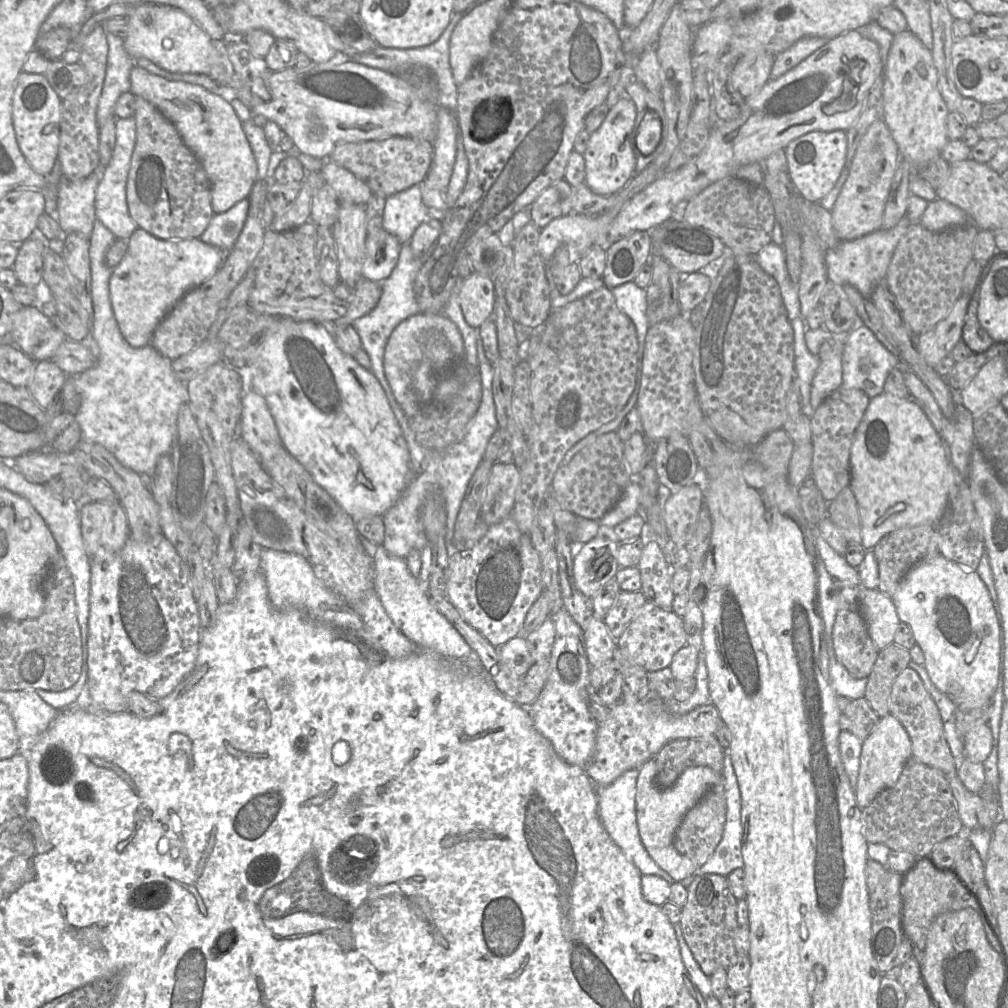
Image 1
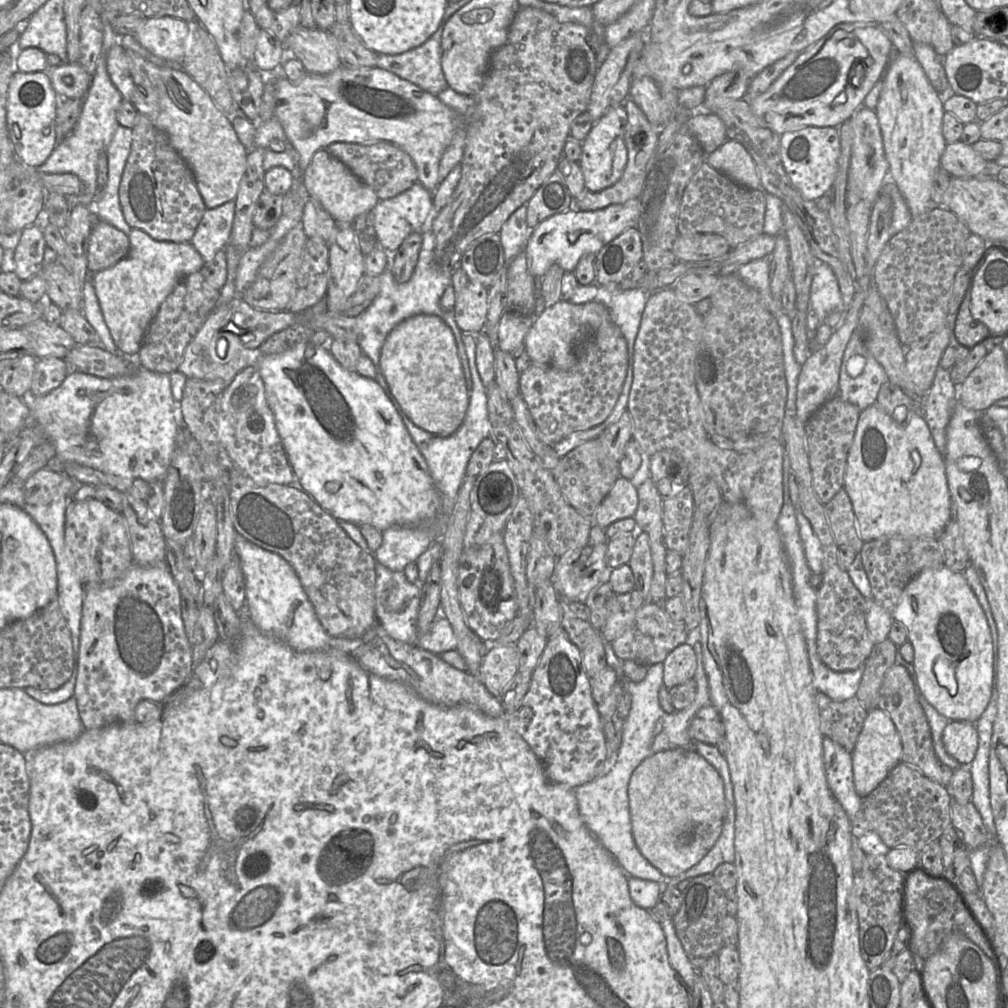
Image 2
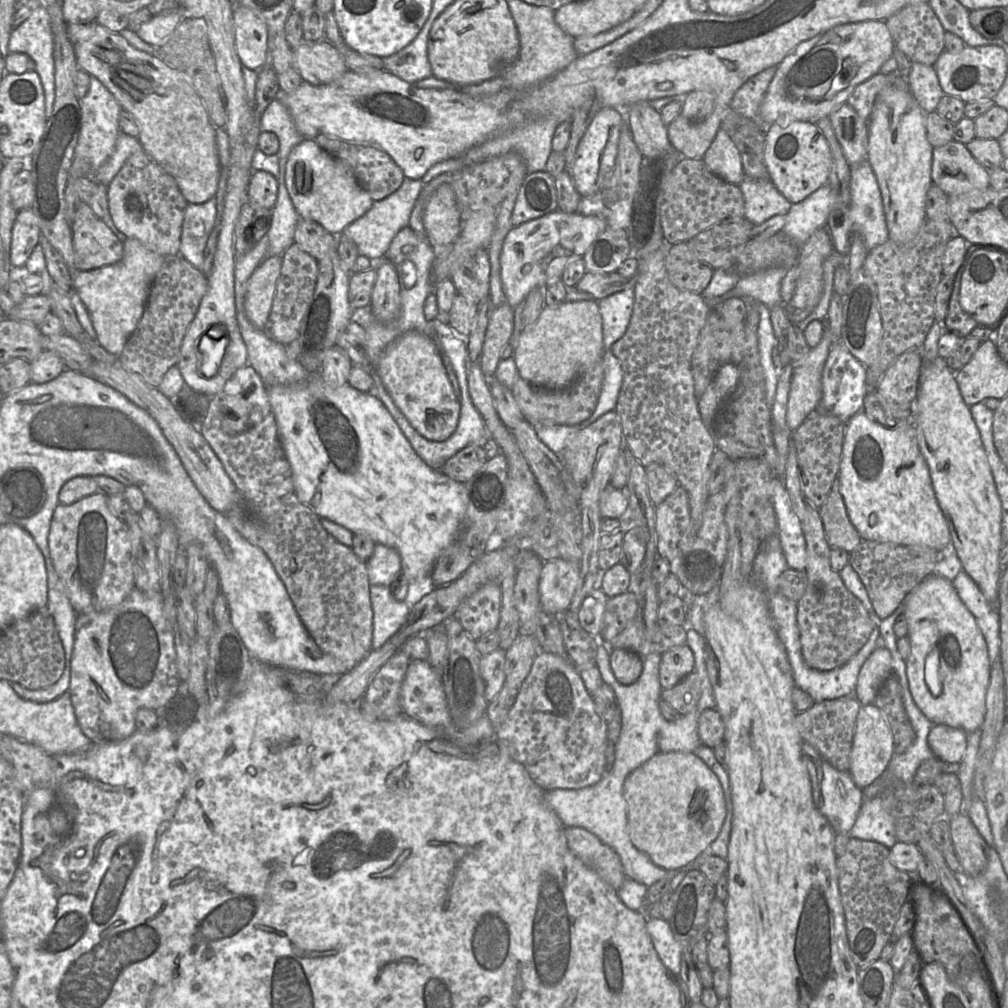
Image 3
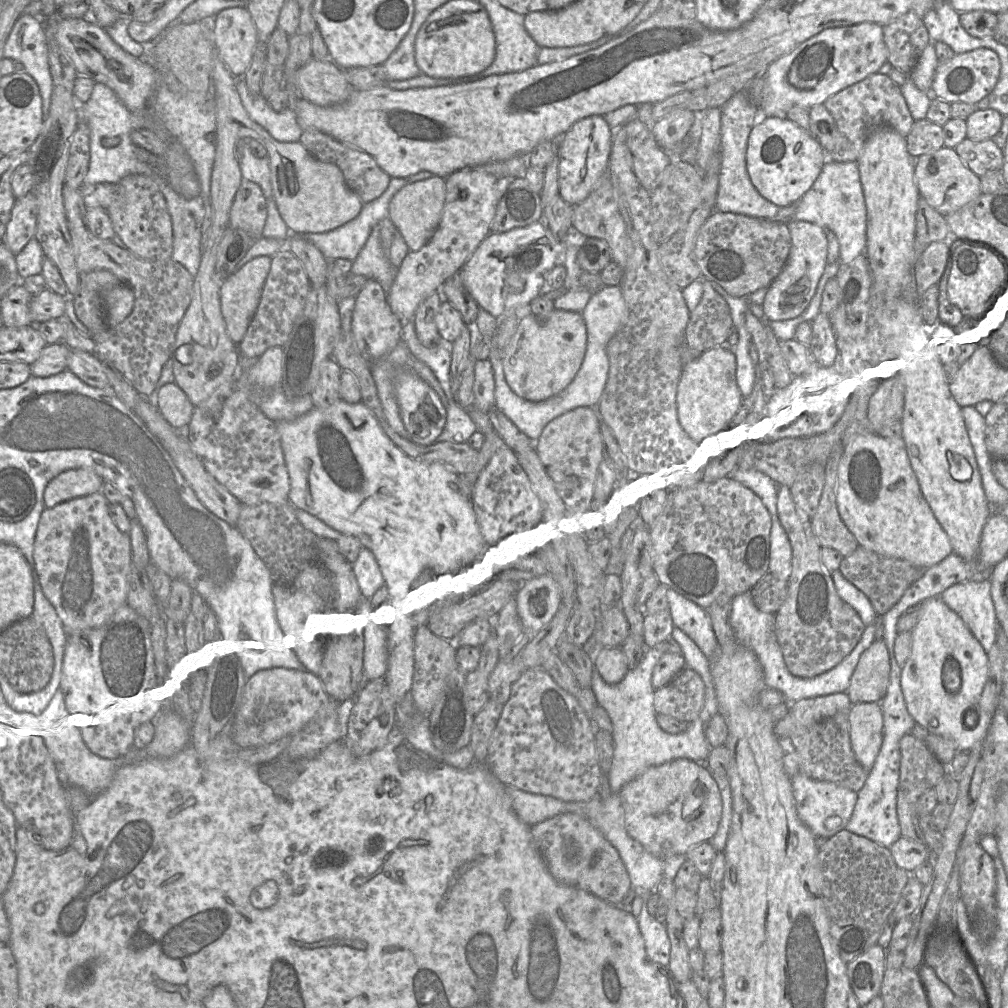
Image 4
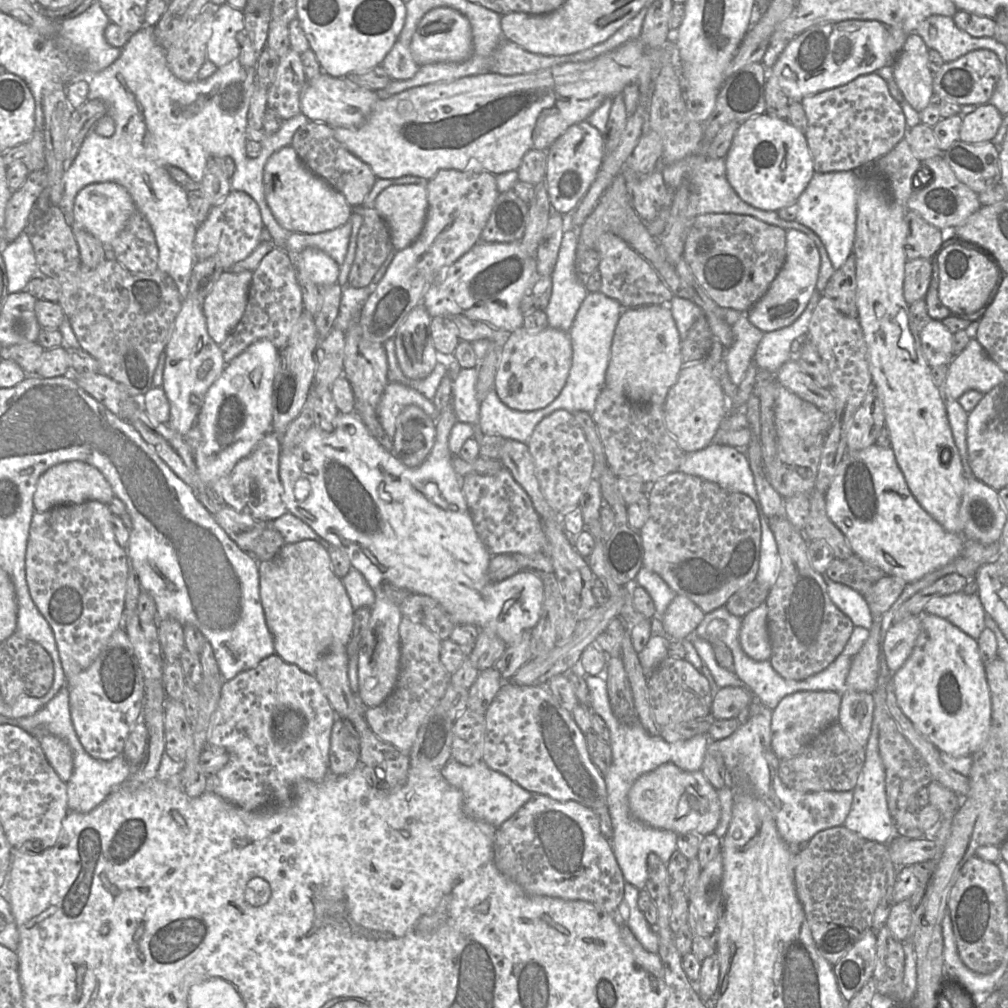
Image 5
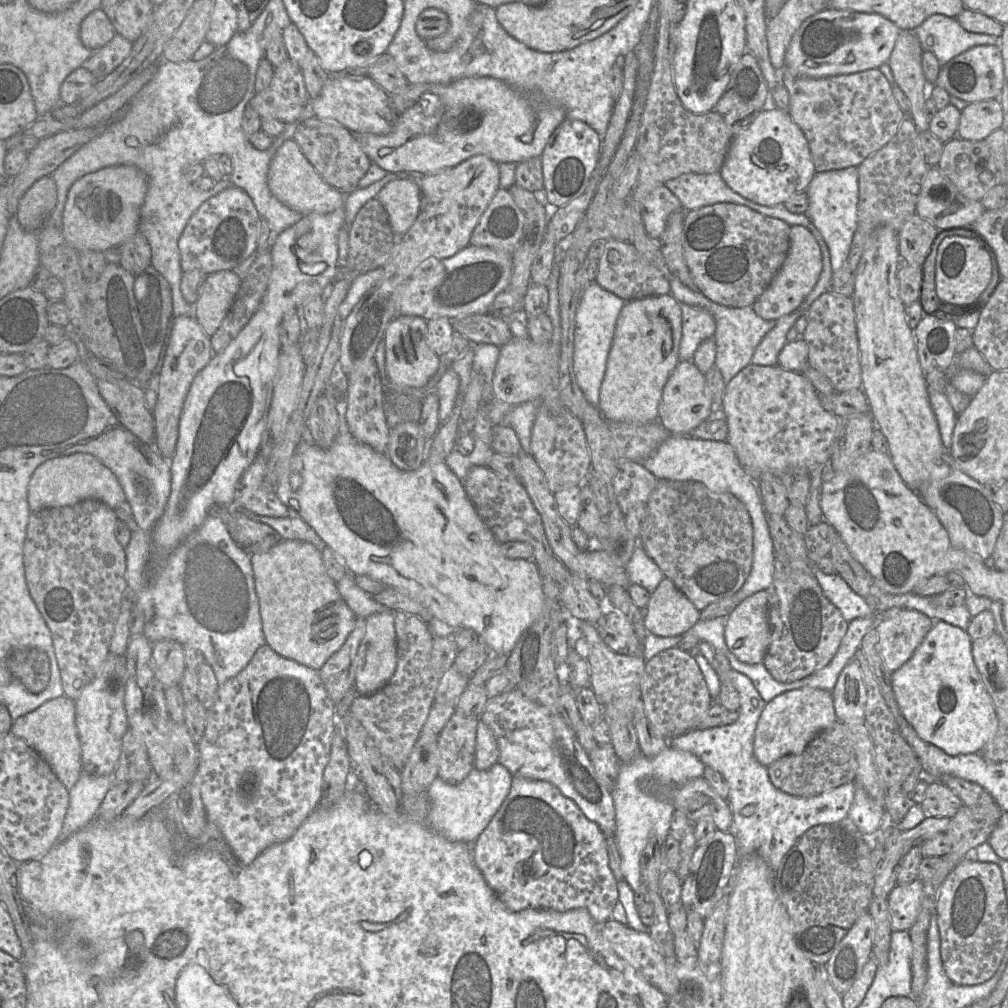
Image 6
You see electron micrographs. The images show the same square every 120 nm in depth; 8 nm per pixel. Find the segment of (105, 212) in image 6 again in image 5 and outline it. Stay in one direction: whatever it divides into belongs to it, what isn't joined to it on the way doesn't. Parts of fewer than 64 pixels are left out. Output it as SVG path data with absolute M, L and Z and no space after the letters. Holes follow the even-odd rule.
M111 181L92 183L82 188L75 198L73 225L92 234L104 246L111 246L111 243L124 229L127 221L135 211L134 201L122 185Z

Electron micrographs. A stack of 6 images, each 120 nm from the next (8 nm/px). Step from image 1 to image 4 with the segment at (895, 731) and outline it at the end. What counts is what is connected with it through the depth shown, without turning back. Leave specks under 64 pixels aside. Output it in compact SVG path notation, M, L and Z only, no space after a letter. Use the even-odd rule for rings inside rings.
M878 702L851 705L849 732L852 750L860 765L869 772L883 742L883 714Z

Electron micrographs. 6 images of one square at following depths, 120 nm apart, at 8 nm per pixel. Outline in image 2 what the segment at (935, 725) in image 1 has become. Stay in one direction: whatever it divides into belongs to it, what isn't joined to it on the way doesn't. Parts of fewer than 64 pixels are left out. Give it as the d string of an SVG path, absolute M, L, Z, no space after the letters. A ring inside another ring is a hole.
M895 664L884 675L879 692L878 708L886 712L894 723L902 742L901 762L921 772L930 780L948 787L954 770L943 764L935 754L931 730L919 703L914 683L906 668Z

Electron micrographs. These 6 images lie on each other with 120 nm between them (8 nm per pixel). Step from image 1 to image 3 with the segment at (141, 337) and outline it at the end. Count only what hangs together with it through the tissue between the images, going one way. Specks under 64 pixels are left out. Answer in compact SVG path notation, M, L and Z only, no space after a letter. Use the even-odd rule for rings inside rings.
M126 238L123 252L122 259L115 264L77 271L73 275L73 292L78 294L88 310L97 334L96 341L107 352L117 357L143 315L156 274L169 259L147 249L135 238Z

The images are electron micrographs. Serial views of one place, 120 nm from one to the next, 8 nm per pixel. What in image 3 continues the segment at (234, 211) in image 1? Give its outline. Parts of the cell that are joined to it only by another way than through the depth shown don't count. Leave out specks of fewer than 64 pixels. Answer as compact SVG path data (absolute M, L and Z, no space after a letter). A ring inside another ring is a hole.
M216 200L202 204L188 203L182 225L179 256L201 271L208 237L214 229L217 216Z

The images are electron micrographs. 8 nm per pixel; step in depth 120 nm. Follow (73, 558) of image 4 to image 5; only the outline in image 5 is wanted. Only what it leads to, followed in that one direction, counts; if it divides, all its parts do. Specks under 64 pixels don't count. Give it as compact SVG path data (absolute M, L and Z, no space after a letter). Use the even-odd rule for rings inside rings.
M89 500L82 503L57 505L43 512L35 511L32 517L26 550L26 581L33 602L53 630L67 682L93 663L110 636L123 625L125 596L129 574L129 559L126 547L122 547L116 540L111 524L112 515L113 513L106 503L97 500Z

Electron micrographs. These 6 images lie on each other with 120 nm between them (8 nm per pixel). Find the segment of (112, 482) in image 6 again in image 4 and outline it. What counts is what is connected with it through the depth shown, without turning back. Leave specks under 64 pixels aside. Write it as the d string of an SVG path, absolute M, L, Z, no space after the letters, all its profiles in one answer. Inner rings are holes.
M85 468L70 469L54 477L44 491L44 504L52 508L71 499L100 492L103 480Z

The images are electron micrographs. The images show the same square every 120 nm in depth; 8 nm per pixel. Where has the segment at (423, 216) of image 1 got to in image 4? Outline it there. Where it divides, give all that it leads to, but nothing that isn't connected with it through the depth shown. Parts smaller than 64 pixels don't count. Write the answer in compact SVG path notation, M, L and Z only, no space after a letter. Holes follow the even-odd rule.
M391 177L389 185L384 193L373 201L364 204L361 212L353 220L346 224L326 232L303 234L311 243L313 243L329 261L335 259L348 259L353 261L365 245L372 228L380 220L389 217L389 203L392 197L403 186L411 183L407 178Z

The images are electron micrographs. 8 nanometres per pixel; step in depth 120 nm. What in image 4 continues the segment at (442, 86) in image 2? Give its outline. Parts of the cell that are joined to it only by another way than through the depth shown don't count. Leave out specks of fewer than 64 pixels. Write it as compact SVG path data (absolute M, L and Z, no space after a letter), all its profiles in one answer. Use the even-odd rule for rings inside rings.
M417 14L407 34L404 36L396 50L383 63L391 80L406 80L421 74L415 60L415 40L421 24L416 30Z

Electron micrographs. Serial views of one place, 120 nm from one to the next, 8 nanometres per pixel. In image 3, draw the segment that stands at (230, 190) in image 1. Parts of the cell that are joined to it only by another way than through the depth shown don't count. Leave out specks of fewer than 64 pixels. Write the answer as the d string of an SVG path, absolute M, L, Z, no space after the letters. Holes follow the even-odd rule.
M97 22L68 23L67 33L72 41L79 69L96 77L115 97L123 110L134 118L138 128L138 140L146 154L166 173L171 175L190 204L202 204L216 196L221 173L216 131L199 94L180 71L158 57L136 49L121 35L109 31Z

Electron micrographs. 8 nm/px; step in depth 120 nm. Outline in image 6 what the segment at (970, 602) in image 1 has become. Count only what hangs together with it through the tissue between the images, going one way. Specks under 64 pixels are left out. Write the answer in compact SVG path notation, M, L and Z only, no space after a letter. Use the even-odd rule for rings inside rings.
M934 621L912 657L892 672L891 682L905 719L924 741L948 755L980 753L995 736L997 714L974 663L972 639L965 630Z

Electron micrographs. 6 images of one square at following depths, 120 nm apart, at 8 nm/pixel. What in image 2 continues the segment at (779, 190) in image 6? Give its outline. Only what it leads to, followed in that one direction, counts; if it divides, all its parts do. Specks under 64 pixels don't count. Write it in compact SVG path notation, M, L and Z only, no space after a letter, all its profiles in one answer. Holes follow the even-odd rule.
M808 126L780 135L781 159L794 187L810 201L826 195L836 180L841 155L840 133L837 127Z

